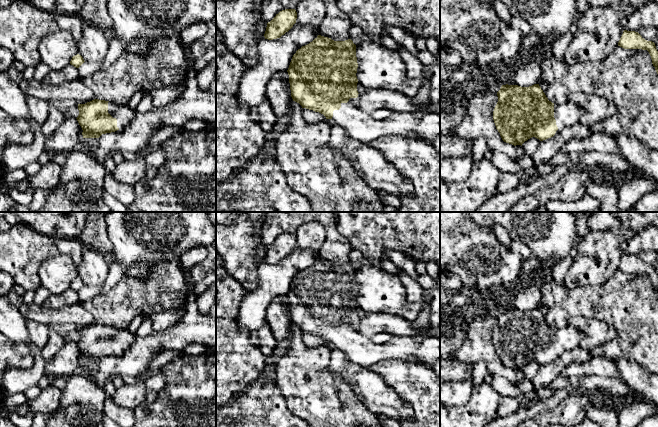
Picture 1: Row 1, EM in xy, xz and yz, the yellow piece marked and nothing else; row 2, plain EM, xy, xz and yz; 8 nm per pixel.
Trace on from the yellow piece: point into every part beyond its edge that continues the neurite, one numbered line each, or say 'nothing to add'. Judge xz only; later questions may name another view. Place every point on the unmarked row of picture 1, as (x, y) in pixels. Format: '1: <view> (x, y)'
1: xz (359, 349)

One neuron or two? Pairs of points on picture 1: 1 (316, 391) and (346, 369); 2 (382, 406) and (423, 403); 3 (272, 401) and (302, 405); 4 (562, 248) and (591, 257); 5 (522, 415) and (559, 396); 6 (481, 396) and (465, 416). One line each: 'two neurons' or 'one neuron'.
1: two neurons
2: two neurons
3: two neurons
4: two neurons
5: one neuron
6: one neuron

